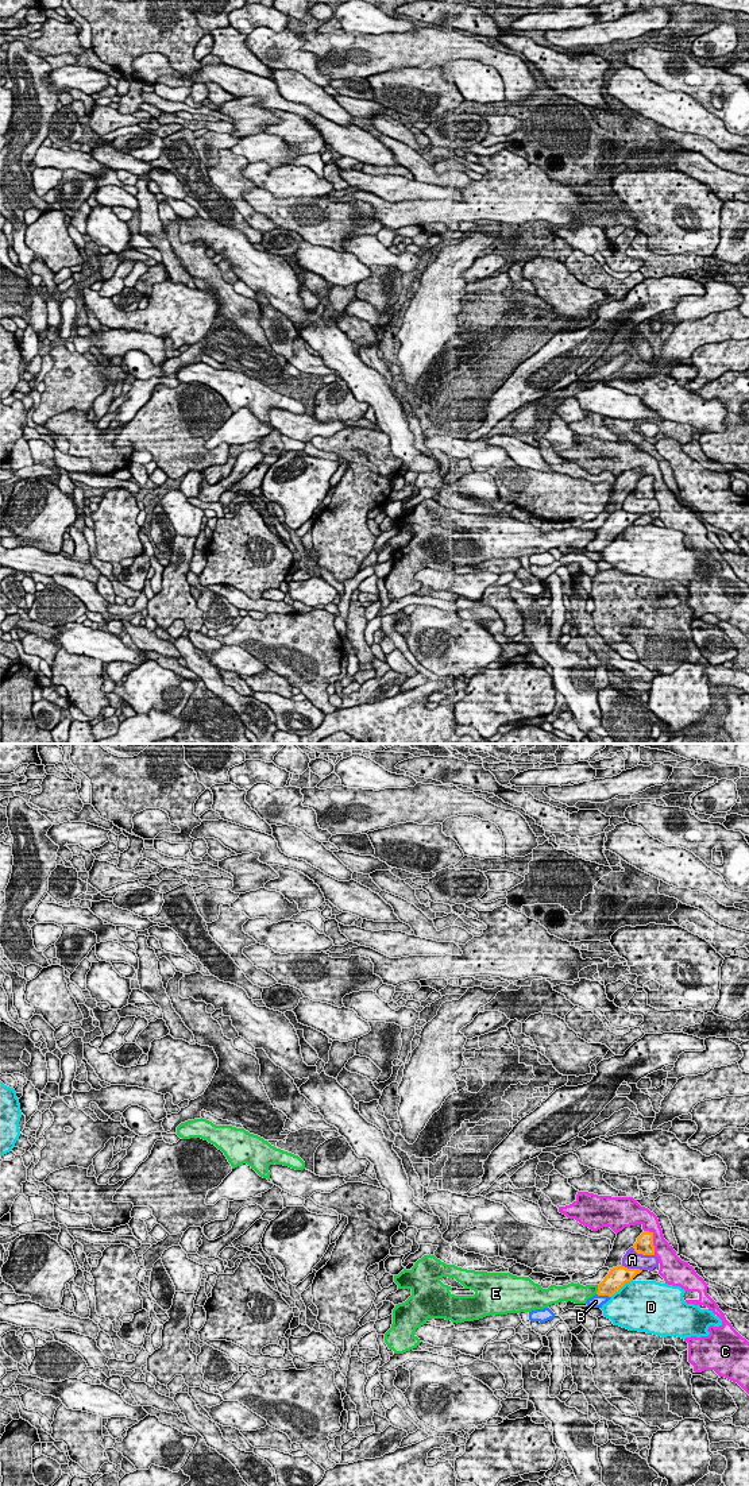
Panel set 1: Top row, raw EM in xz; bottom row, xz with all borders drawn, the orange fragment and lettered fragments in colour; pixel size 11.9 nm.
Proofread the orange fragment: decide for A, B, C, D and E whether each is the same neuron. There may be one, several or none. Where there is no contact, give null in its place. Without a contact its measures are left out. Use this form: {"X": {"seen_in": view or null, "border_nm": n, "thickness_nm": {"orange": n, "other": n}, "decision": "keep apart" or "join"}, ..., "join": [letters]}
{"A": {"seen_in": "xz", "border_nm": 280, "thickness_nm": {"orange": 220, "other": 200}, "decision": "keep apart"}, "B": {"seen_in": "xz", "border_nm": 180, "thickness_nm": {"orange": 240, "other": 160}, "decision": "join"}, "C": {"seen_in": "xz", "border_nm": 320, "thickness_nm": {"orange": 220, "other": 220}, "decision": "keep apart"}, "D": {"seen_in": "xz", "border_nm": 340, "thickness_nm": {"orange": 240, "other": 500}, "decision": "keep apart"}, "E": {"seen_in": "xz", "border_nm": 120, "thickness_nm": {"orange": 240, "other": 240}, "decision": "keep apart"}, "join": ["B"]}

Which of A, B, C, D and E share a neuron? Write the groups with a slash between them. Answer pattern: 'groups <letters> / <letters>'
groups A / B / C / D / E

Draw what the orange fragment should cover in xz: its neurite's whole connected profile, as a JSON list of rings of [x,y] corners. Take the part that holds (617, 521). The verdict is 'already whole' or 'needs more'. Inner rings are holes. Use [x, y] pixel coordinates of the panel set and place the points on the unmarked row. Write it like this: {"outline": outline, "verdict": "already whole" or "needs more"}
{"outline": [[[622,509],[610,513],[609,518],[598,529],[597,539],[587,544],[587,551],[602,552],[615,536],[618,536],[626,526],[633,525],[633,522],[641,516],[642,514],[640,513],[628,513]]], "verdict": "needs more"}

